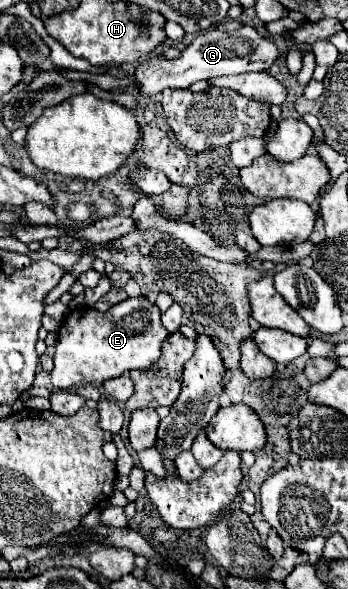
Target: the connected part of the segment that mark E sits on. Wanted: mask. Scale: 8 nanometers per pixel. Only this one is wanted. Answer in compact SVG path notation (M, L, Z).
M136 296L136 298L126 298L120 304L114 304L106 312L98 312L96 308L76 308L70 312L62 328L58 332L58 342L56 342L56 354L54 354L54 370L52 370L52 384L56 390L72 390L74 386L84 386L84 384L100 384L108 378L118 378L124 372L130 370L150 370L152 364L156 364L162 356L162 344L168 336L168 330L162 324L162 312L156 306L154 300L148 296Z

